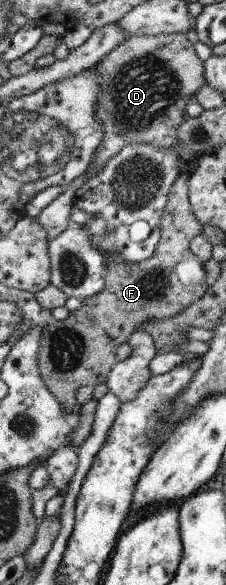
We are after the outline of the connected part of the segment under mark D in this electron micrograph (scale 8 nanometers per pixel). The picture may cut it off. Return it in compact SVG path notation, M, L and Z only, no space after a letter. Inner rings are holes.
M179 33L127 36L97 67L102 75L98 116L99 122L103 122L105 136L87 174L97 176L123 146L151 144L167 149L175 146L178 128L187 117L186 106L206 84L203 62L195 54L193 44Z

